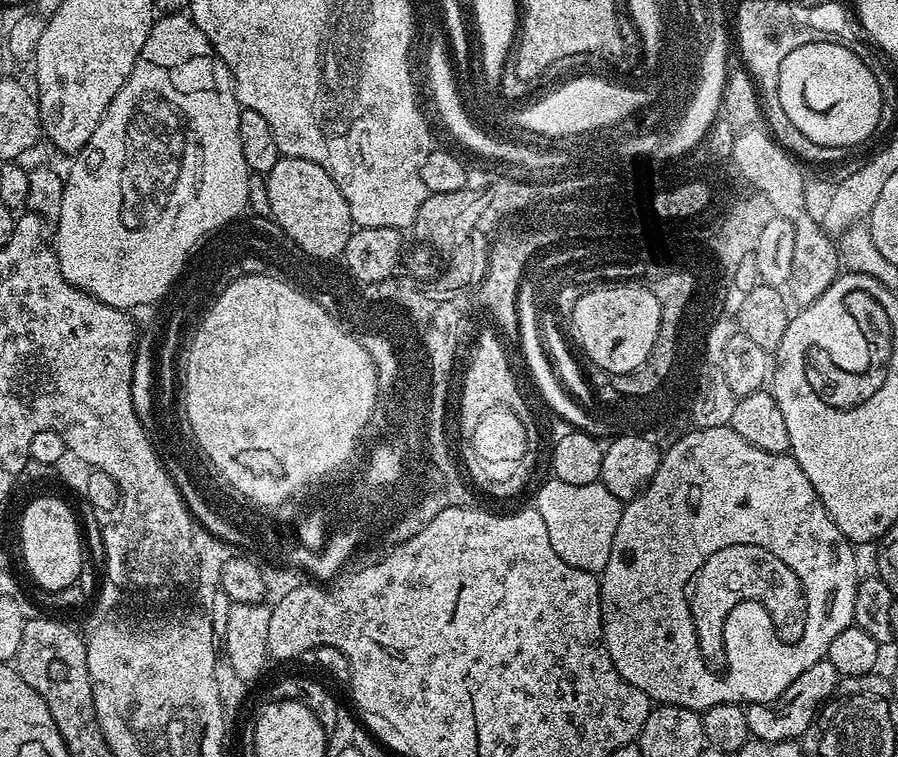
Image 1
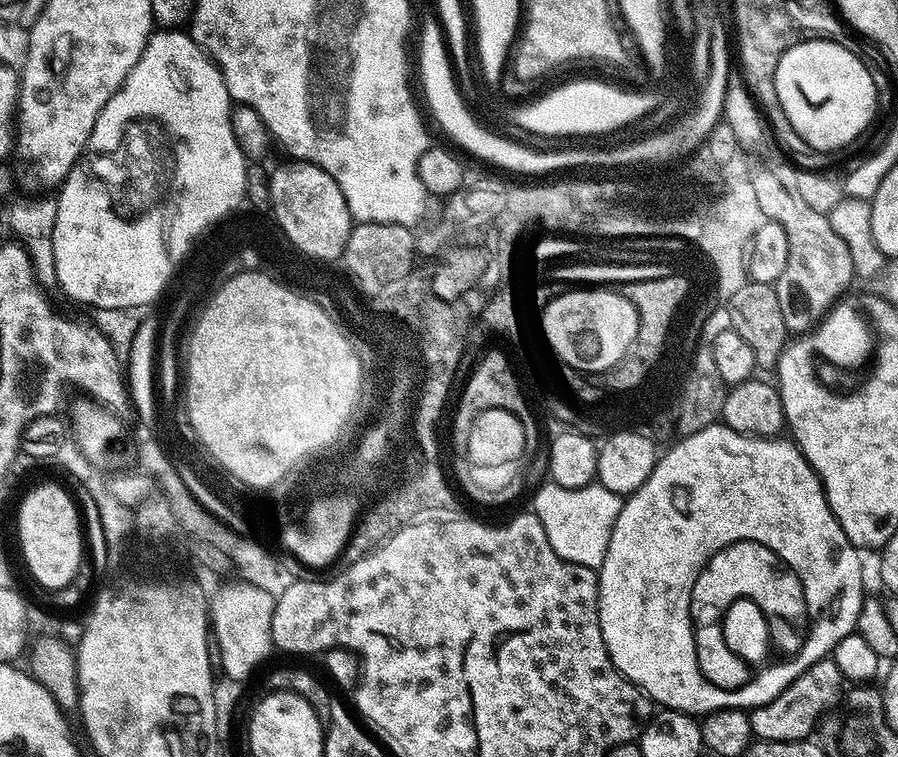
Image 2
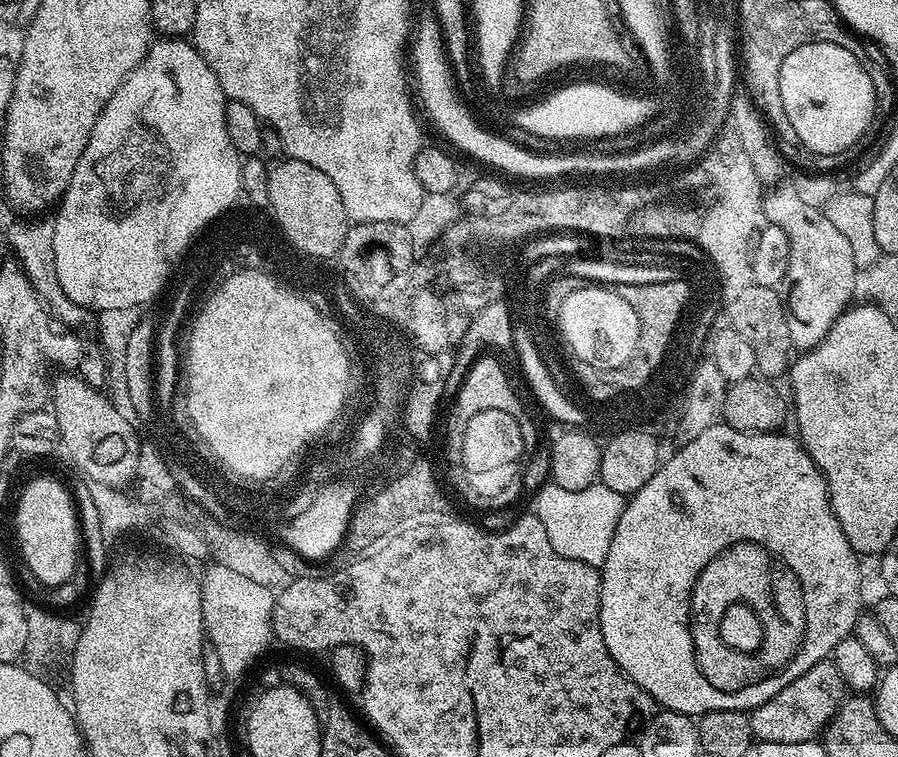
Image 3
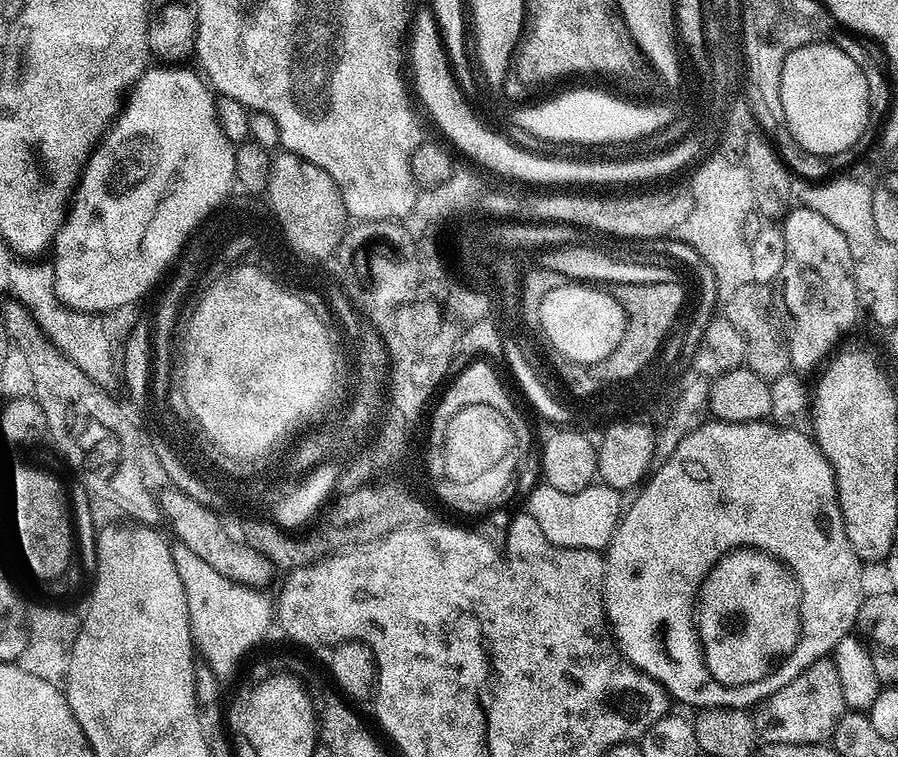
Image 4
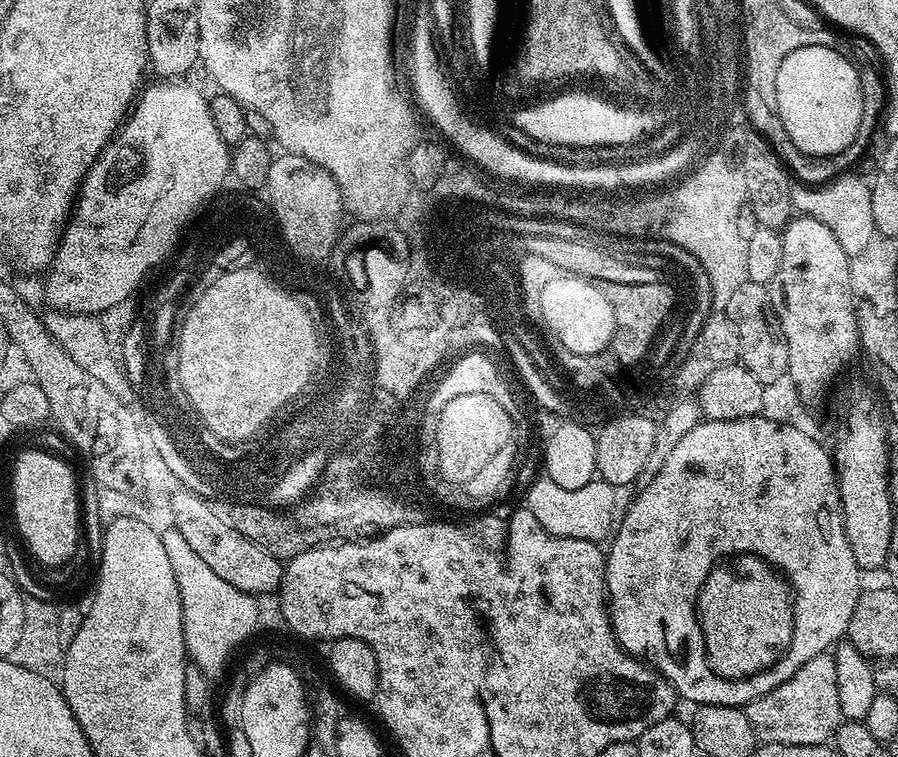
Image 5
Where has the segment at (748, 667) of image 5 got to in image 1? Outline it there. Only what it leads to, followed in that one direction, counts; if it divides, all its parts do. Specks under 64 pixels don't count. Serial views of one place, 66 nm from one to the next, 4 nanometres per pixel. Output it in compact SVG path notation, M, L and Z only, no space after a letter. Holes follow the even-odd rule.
M736 543L712 554L693 576L690 585L691 620L699 639L699 652L707 663L721 663L724 660L720 625L729 610L742 600L757 600L768 611L770 622L774 622L774 630L787 644L796 644L798 638L804 636L808 603L798 574L794 574L794 570L790 570L790 566L786 566L778 554L770 554L770 550L757 544Z

